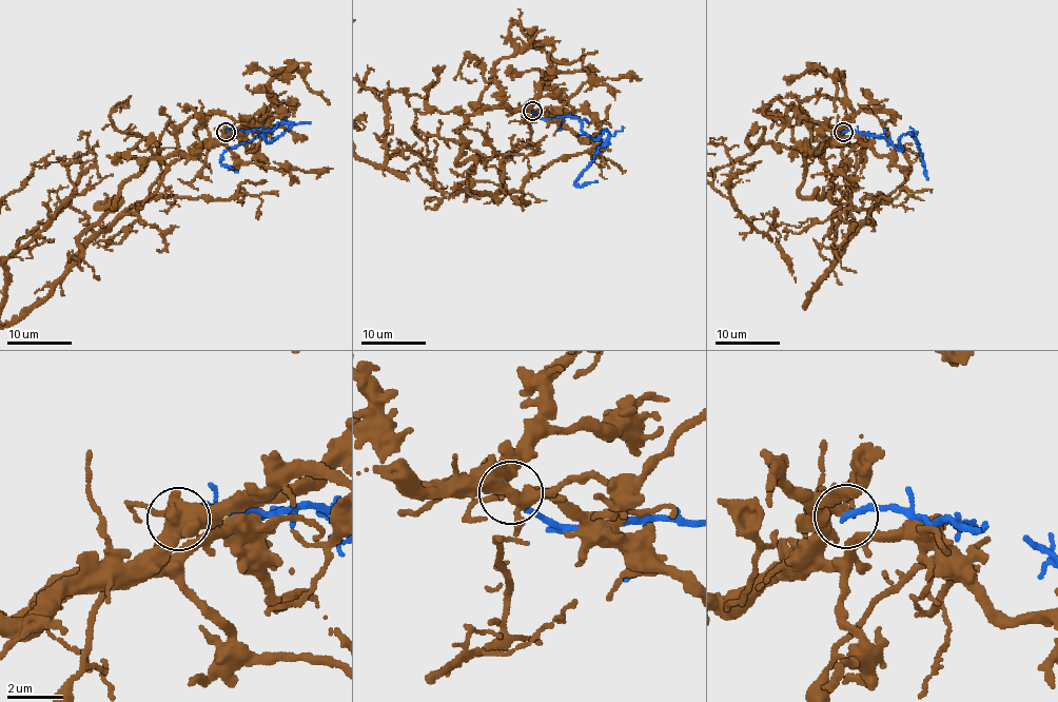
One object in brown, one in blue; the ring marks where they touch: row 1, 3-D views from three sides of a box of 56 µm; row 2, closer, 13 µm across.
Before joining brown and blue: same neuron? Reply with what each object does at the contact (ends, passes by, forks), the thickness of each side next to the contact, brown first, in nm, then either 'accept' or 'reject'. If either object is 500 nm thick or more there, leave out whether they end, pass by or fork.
brown forks | blue ends | 360/220 nm | reject

